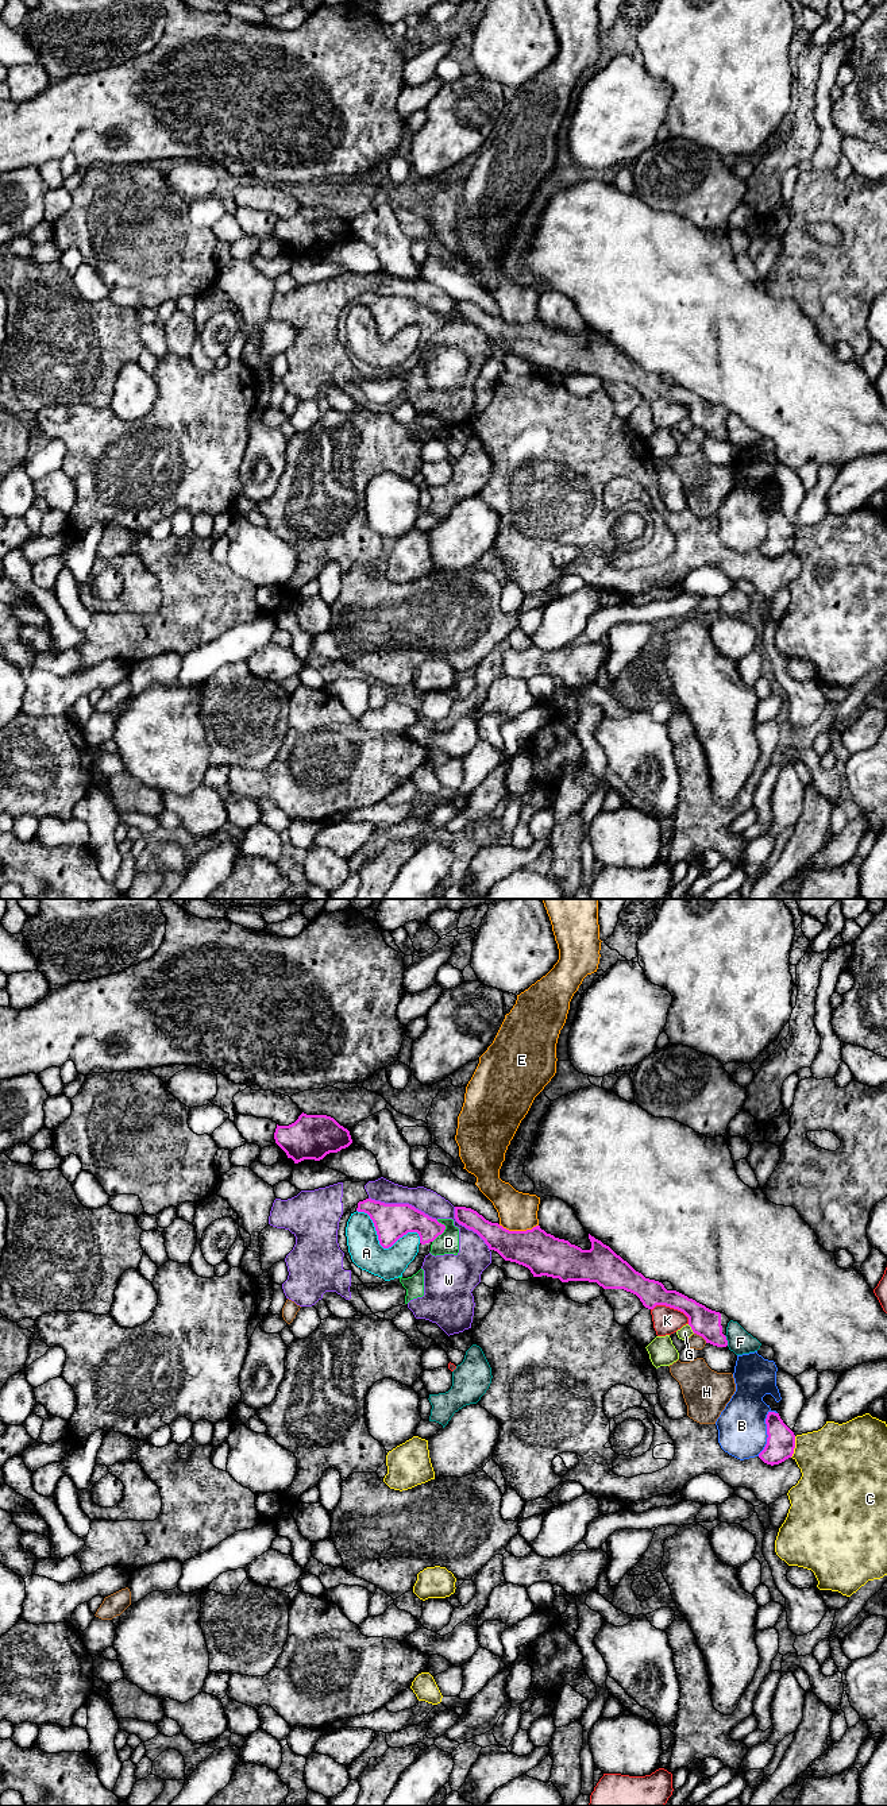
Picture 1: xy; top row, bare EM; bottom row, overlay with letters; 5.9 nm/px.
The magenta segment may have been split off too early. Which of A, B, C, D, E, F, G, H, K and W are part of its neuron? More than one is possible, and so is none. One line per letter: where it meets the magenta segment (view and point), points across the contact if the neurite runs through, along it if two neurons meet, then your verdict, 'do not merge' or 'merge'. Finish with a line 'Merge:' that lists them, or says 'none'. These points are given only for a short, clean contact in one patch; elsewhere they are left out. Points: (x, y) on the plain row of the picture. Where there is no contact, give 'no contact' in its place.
A: meets magenta in xy at (384, 340); do not merge
B: meets magenta in xy at (767, 525); do not merge
C: meets magenta in xy at (794, 540); do not merge
D: meets magenta in xy at (443, 324); do not merge
E: meets magenta in xy at (519, 324); do not merge
F: meets magenta in xy at (727, 433); do not merge
G: meets magenta in xy at (691, 421); do not merge
H: meets magenta in xy at (701, 428); do not merge
K: meets magenta in xy at (673, 400); do not merge
W: meets magenta in xy at (402, 297); do not merge
Merge: none

